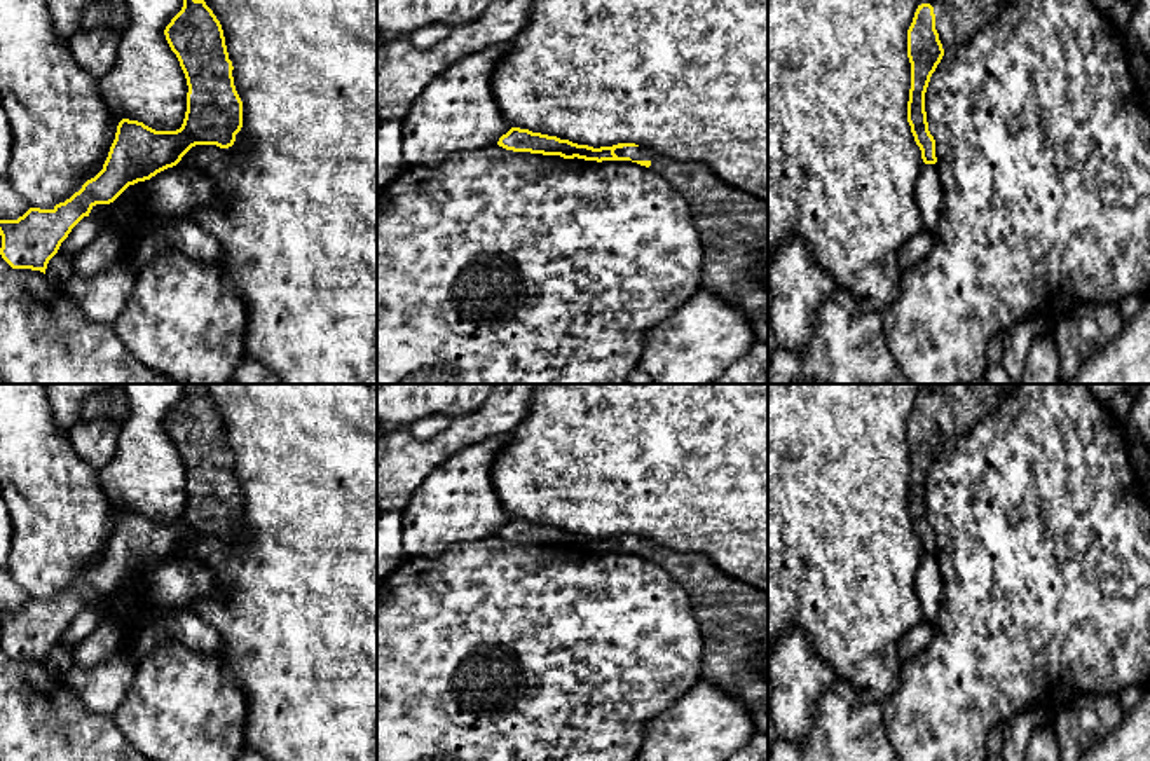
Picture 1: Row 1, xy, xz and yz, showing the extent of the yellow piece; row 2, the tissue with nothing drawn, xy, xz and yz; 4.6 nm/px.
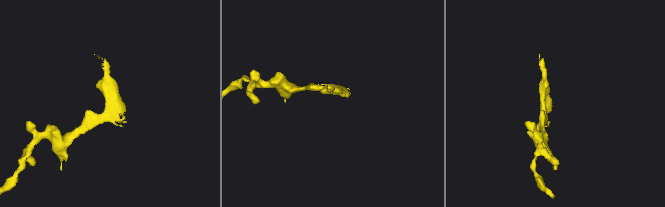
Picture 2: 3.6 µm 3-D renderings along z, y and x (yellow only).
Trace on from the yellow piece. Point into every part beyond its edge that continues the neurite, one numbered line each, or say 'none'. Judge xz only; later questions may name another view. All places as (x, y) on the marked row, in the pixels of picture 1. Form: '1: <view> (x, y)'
1: xz (732, 224)

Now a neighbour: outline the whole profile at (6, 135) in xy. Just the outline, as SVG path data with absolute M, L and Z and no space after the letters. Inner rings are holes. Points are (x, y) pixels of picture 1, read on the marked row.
M0 105L0 176L5 176L10 164L14 136L3 106Z

